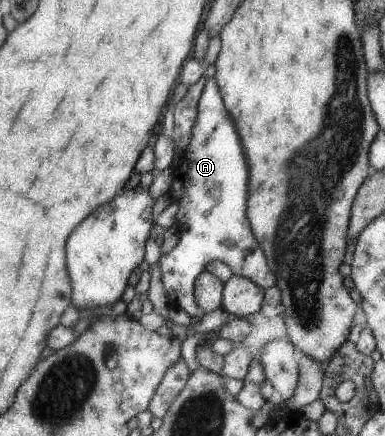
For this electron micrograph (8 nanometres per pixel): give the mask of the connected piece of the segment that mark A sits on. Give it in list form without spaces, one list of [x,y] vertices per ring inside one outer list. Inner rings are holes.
[[[213,78],[206,81],[199,95],[188,145],[171,174],[168,195],[178,205],[174,222],[178,240],[158,260],[160,281],[170,309],[182,309],[197,322],[202,319],[204,313],[192,300],[193,283],[212,259],[222,261],[233,274],[251,280],[259,288],[274,286],[274,274],[267,267],[246,217],[248,167],[240,139]]]

